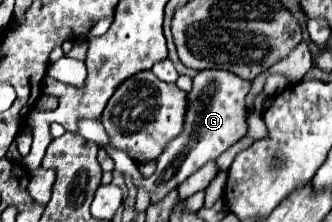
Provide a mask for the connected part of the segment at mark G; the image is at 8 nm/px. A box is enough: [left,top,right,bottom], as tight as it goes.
[77,70,251,204]

